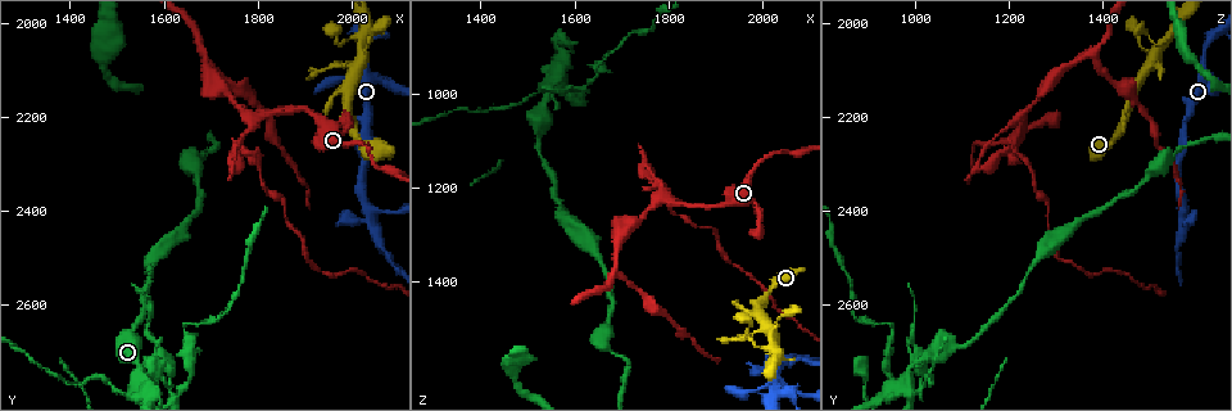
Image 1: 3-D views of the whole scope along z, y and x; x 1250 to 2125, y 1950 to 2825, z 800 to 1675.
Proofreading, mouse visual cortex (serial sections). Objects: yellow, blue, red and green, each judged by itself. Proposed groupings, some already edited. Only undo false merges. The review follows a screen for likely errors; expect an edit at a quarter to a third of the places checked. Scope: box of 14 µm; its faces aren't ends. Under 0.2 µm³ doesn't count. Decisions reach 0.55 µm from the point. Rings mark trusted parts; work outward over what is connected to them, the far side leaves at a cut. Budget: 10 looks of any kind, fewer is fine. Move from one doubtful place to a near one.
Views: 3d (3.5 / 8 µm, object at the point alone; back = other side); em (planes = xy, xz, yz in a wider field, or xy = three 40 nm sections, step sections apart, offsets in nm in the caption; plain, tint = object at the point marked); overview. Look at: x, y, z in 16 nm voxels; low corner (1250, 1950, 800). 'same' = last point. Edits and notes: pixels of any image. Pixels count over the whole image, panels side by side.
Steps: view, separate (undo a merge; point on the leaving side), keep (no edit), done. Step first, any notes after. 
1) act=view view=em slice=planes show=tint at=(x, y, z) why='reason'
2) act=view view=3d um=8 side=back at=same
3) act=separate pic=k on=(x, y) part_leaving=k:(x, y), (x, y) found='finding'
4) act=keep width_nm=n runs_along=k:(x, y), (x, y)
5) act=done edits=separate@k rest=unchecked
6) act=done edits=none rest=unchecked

act=view view=3d um=3.5 at=(1655, 2285, 1530) why='abrupt turn'

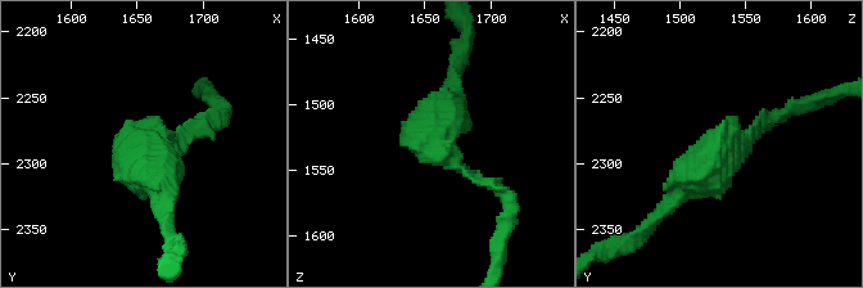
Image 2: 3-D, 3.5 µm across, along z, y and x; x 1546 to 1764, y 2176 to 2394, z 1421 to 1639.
act=keep arm_widths_nm=150,250 runs_along=2:(671, 202), (723, 143), (769, 124) found='all the same cell'

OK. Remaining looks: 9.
act=view view=3d um=3.5 at=(1765, 2280, 1175) why='narrows sharply'

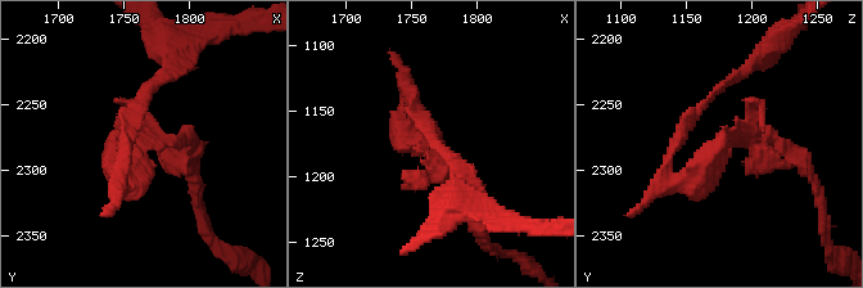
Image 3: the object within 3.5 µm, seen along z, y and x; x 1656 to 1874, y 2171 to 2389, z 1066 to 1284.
act=view view=em slice=xy step=2 show=tint at=(1768, 2280, 1178) why='now the EM'

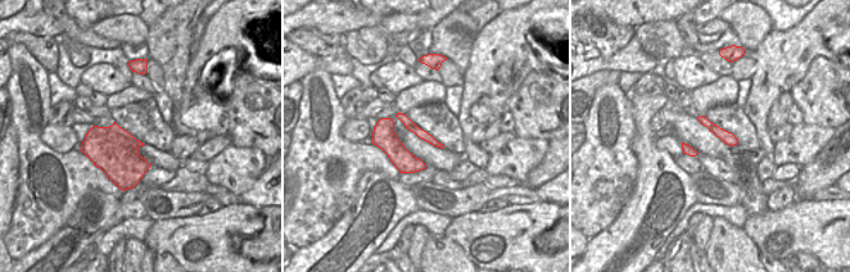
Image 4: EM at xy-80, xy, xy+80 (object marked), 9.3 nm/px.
act=separate pic=3 on=(421, 185) found='two cells meet here'

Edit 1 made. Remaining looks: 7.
act=view view=3d um=3.5 at=(1690, 2065, 1370) why='abrupt turn'

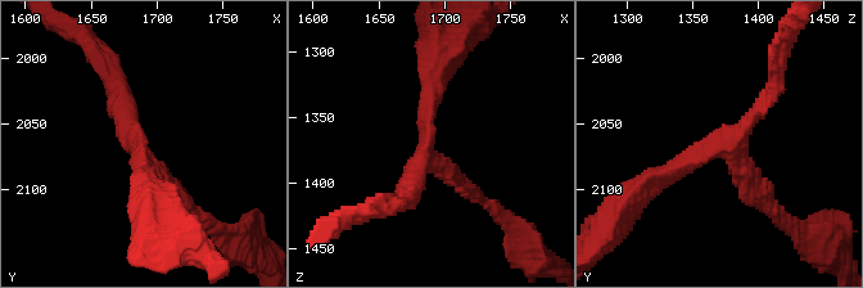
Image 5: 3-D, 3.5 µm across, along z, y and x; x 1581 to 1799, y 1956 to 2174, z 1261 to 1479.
act=view view=em slice=planes show=tint at=(1686, 2070, 1372) arms=3 arm_widths_nm=200,200,250 why='need the tissue'

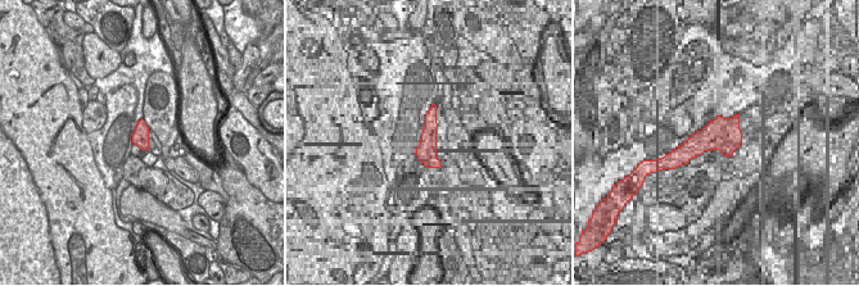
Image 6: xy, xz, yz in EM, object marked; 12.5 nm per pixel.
act=keep runs_along=5:(438, 76), (427, 152), (474, 194) found='all the same cell'

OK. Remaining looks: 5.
act=view view=3d um=3.5 at=(2040, 2275, 1125) why='sharp bend'

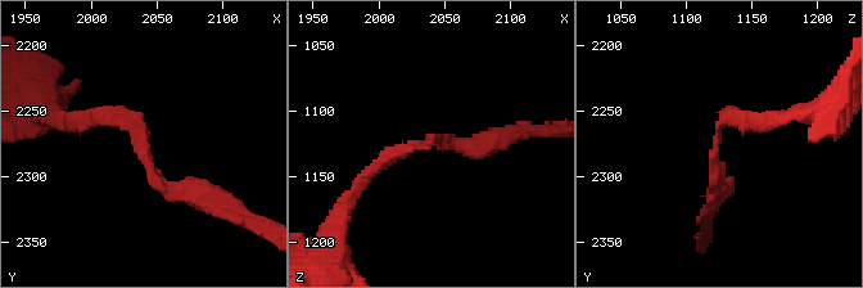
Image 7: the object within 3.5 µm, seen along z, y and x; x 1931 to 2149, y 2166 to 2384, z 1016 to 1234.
act=view view=em slice=xy step=3 show=tint at=(2040, 2278, 1122) arm_widths_nm=200,200

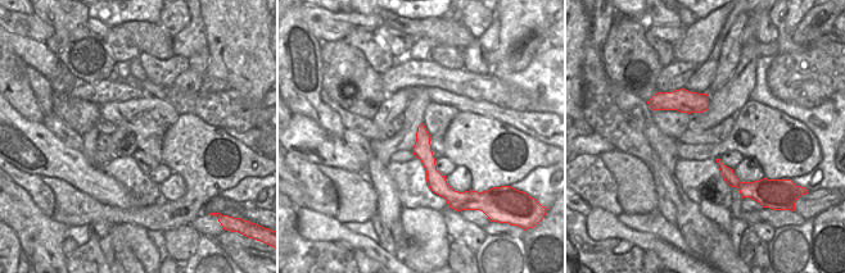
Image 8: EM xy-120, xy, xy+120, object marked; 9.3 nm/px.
act=view view=em slice=planes show=tint at=same why='cut it another way'

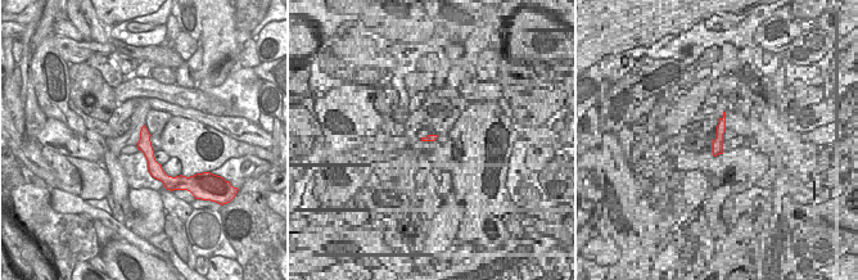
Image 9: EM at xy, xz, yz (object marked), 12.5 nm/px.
act=keep width_nm=170 runs_along=7:(81, 121), (121, 117), (163, 188), (203, 196) found='one cell here'

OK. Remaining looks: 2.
act=done edits=separate@3 rest=unchecked

